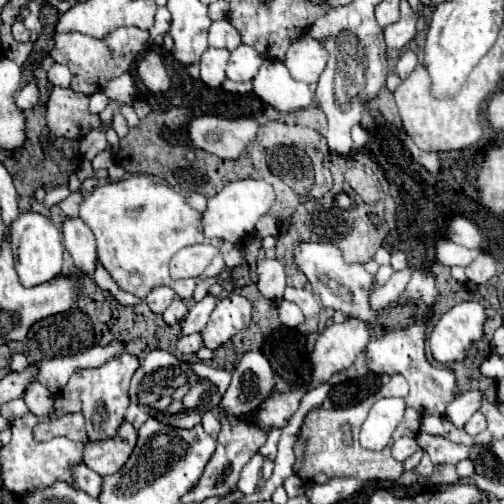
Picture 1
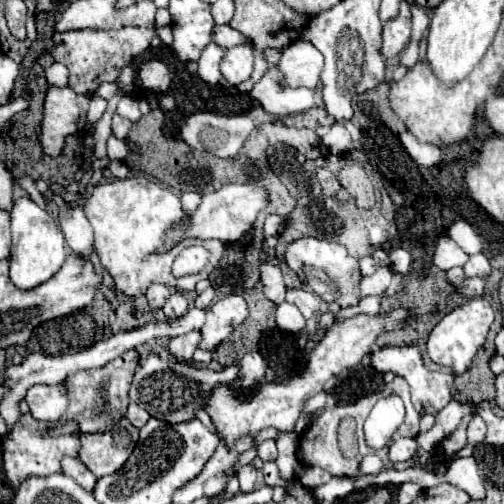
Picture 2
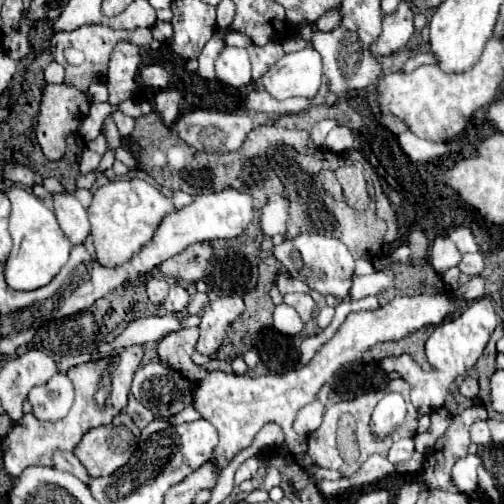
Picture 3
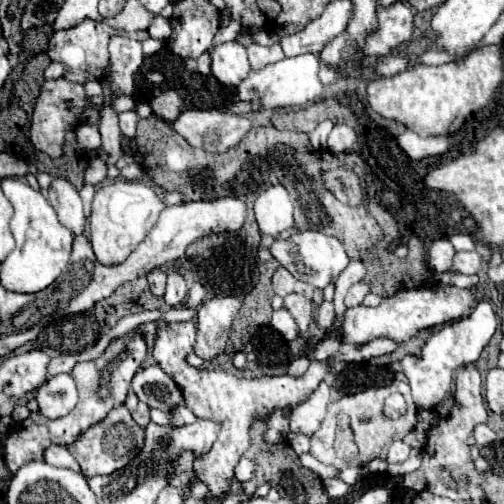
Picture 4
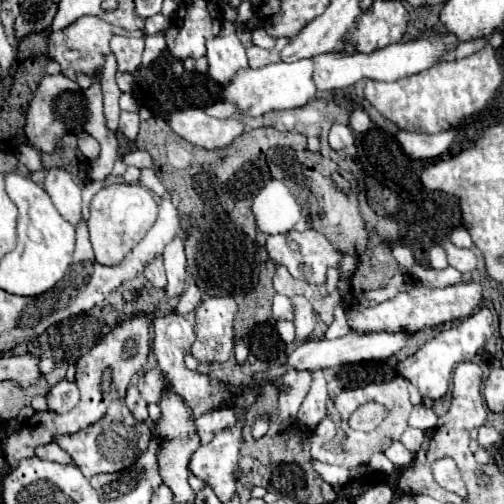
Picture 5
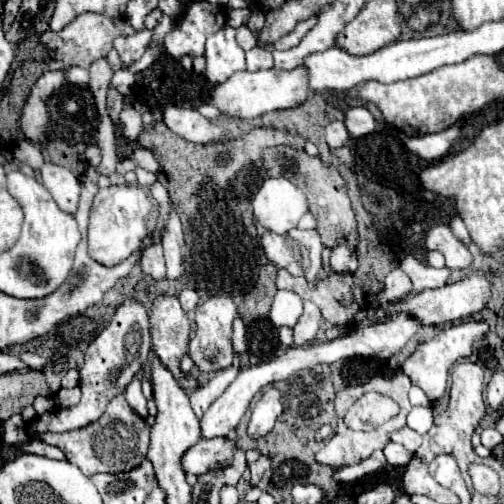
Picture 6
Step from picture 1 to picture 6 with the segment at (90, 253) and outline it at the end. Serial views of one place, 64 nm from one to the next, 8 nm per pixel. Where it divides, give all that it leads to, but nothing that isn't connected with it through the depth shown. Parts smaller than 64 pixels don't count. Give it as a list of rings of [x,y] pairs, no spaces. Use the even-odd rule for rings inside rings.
[[[44,162],[44,166],[40,168],[40,174],[42,174],[44,186],[48,188],[48,192],[56,200],[56,204],[64,212],[74,214],[76,206],[78,206],[78,196],[80,196],[78,176],[72,170],[52,164],[52,162]]]

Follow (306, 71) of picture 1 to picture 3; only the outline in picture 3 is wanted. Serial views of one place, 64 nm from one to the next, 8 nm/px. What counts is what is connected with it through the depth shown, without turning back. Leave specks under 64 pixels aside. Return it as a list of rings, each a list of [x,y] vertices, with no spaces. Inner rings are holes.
[[[314,48],[284,54],[262,78],[252,80],[246,86],[246,92],[252,92],[256,84],[260,84],[260,88],[268,88],[268,94],[276,96],[276,100],[286,100],[292,96],[314,98],[322,84],[320,54]]]

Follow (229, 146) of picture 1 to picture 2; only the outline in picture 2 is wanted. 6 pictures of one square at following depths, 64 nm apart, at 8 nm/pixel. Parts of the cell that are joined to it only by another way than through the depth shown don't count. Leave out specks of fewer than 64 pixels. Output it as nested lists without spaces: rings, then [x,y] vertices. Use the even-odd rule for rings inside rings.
[[[196,112],[184,120],[180,136],[194,150],[206,150],[214,152],[218,158],[230,158],[240,152],[252,130],[254,122],[246,114],[222,116],[214,112]]]

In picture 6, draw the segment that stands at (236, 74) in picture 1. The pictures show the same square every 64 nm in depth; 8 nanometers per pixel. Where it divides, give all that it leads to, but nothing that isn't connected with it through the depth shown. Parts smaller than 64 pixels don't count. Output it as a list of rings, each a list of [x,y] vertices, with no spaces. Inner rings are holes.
[[[224,26],[216,34],[212,34],[206,40],[206,70],[204,76],[212,84],[220,84],[228,80],[234,72],[246,70],[246,60],[244,60],[244,50],[236,44],[234,40],[234,28]]]

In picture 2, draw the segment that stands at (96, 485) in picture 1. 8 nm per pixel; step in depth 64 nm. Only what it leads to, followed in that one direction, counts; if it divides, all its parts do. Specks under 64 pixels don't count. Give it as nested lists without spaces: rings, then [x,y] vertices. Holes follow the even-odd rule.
[[[64,456],[64,460],[62,460],[62,472],[68,474],[68,476],[72,476],[84,490],[92,492],[92,488],[96,484],[96,476],[78,458]]]

